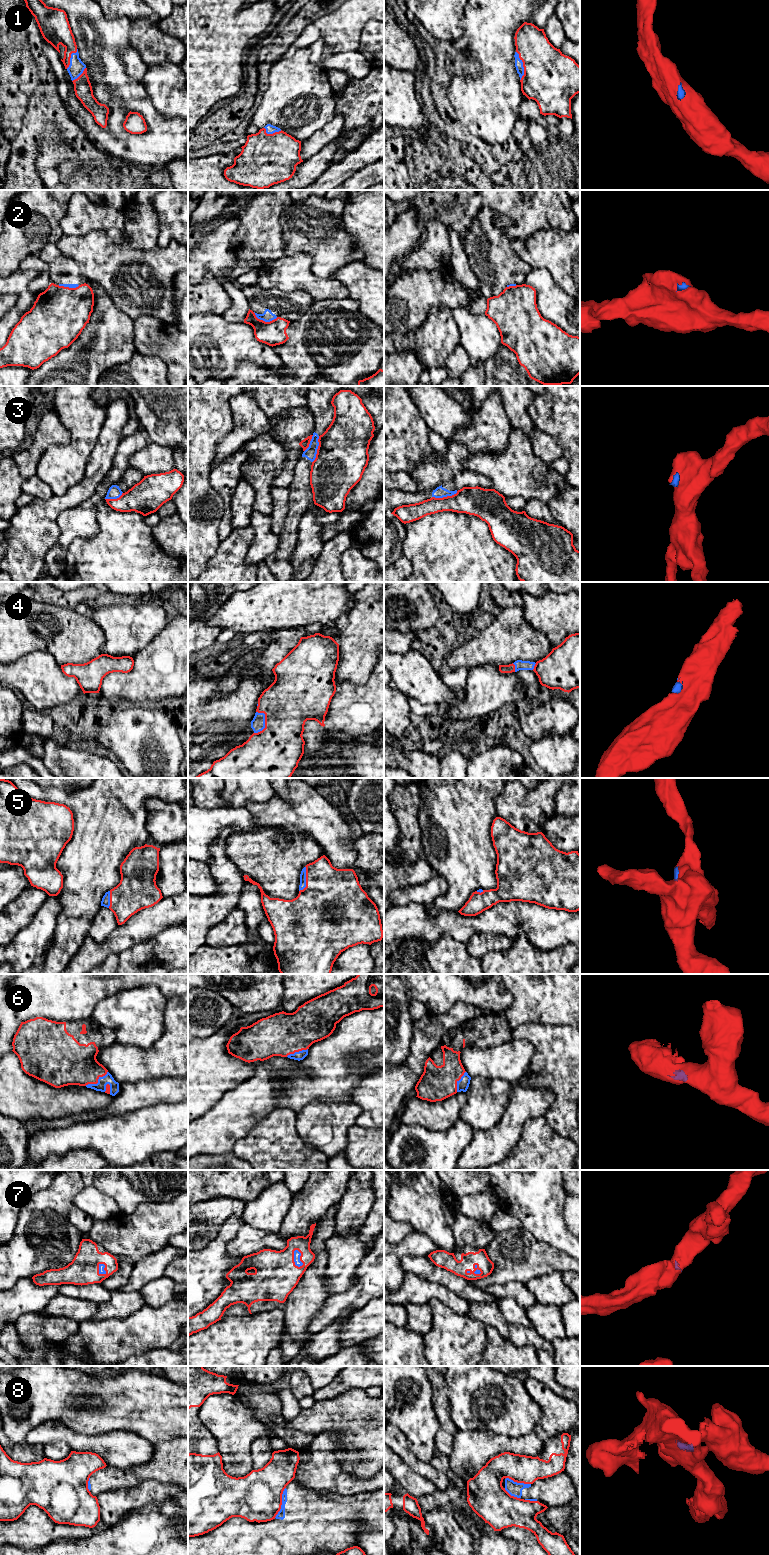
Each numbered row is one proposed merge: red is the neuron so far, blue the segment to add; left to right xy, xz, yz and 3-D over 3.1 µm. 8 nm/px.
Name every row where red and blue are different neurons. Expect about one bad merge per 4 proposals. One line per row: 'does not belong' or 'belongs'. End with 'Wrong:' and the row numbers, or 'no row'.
1: belongs
2: does not belong
3: does not belong
4: belongs
5: belongs
6: belongs
7: belongs
8: does not belong
Wrong: 2, 3, 8

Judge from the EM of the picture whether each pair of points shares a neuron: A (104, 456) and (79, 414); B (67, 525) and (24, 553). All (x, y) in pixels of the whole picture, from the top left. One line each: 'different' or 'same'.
A: different
B: different

